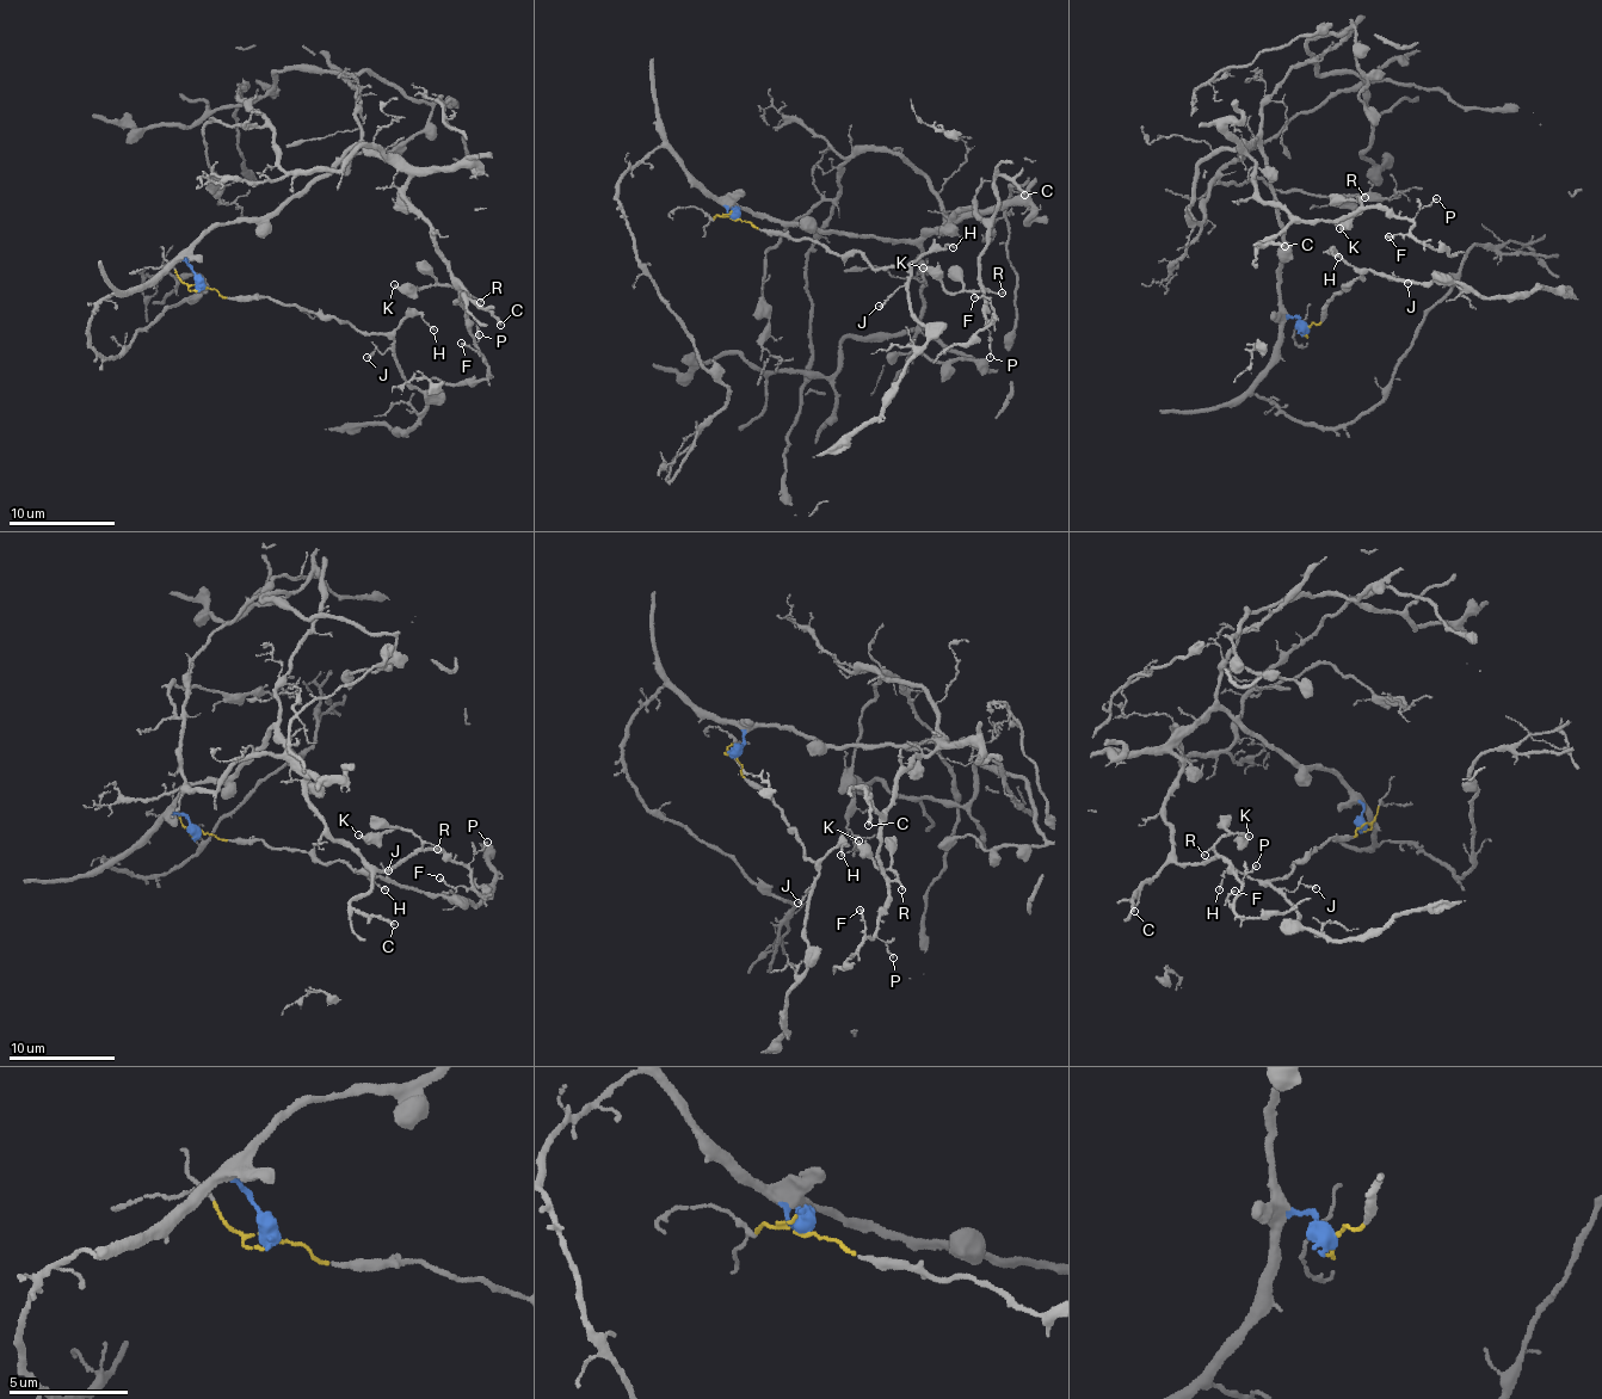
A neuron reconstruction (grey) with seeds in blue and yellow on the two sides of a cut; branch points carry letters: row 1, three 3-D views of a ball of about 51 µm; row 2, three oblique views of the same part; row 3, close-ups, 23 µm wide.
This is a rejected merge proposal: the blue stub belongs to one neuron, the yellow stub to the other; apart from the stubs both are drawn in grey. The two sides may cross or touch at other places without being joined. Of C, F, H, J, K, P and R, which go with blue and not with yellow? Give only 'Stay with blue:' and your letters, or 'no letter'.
Stay with blue: C, F, K, P, R

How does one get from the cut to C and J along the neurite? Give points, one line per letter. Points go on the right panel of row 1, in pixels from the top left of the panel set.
C: (1310, 326), (1280, 303), (1276, 193), (1257, 137), (1243, 153), (1258, 197), (1292, 221), (1258, 244), (1285, 246)
J: (1310, 326), (1320, 321), (1328, 299), (1363, 278), (1360, 271), (1409, 283)

